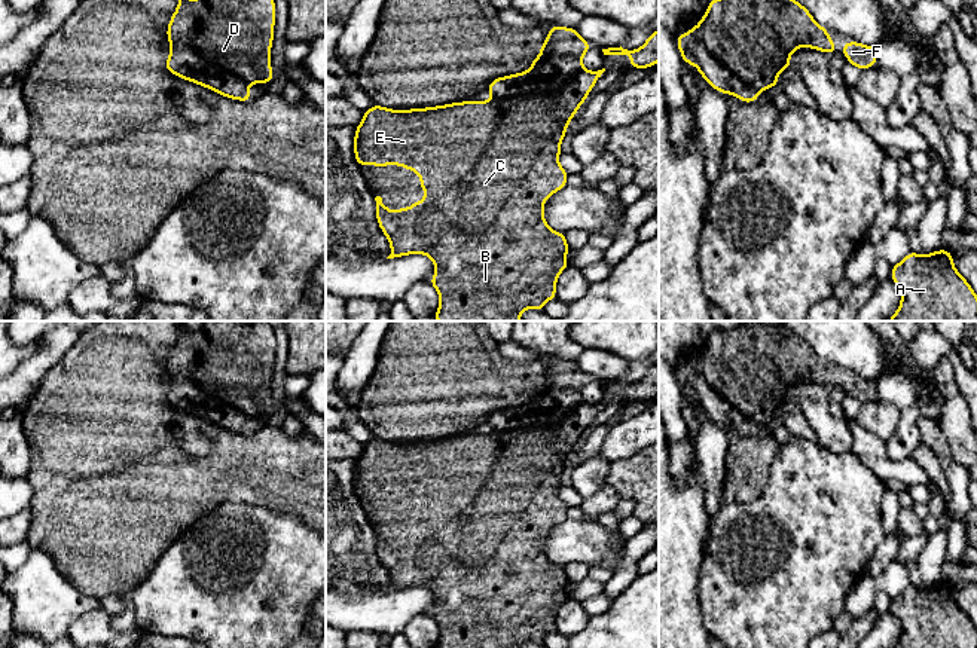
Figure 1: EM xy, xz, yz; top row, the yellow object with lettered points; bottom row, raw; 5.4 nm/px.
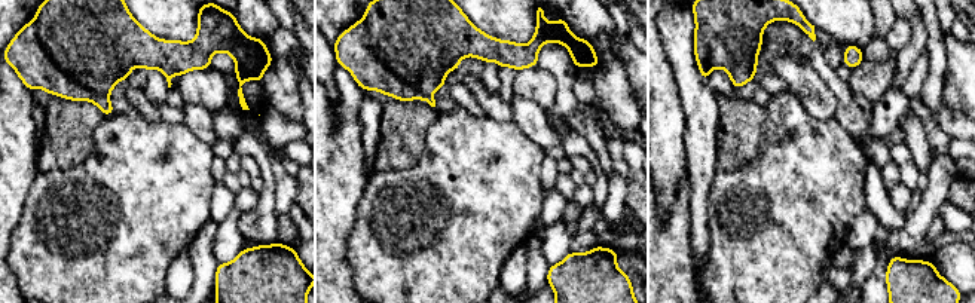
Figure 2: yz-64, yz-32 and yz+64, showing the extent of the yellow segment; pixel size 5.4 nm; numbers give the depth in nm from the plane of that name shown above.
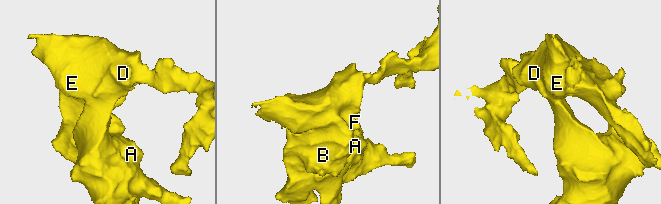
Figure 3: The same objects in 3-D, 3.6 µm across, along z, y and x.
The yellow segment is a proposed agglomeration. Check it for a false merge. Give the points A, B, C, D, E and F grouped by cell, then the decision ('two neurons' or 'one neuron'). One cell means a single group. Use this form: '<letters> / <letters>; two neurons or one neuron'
A / B C D E F; two neurons

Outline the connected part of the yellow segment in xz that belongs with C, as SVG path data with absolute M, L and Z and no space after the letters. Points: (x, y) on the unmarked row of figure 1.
M581 401L562 421L547 427L526 427L488 434L464 434L446 438L393 443L372 438L364 444L354 468L357 498L400 498L421 510L424 534L391 545L376 529L376 554L388 571L391 587L425 587L436 599L428 614L440 629L434 648L520 648L525 642L544 644L544 636L556 632L556 612L570 596L565 566L555 565L543 550L546 532L567 519L568 505L559 498L561 474L567 459L584 437L605 401Z

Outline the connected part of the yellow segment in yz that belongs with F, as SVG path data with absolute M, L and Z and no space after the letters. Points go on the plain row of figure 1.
M845 375L843 388L848 395L860 403L865 403L876 398L877 379L865 379L860 375Z

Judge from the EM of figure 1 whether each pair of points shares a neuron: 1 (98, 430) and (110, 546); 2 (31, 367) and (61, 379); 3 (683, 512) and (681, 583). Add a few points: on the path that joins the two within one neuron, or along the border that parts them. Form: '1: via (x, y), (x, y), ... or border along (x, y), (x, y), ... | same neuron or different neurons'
1: via (98, 458), (97, 477), (106, 486), (106, 517) | same neuron
2: border along (72, 348), (48, 372), (28, 402) | different neurons
3: via (681, 529), (681, 565) | same neuron

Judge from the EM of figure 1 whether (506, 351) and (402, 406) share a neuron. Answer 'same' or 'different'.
different

